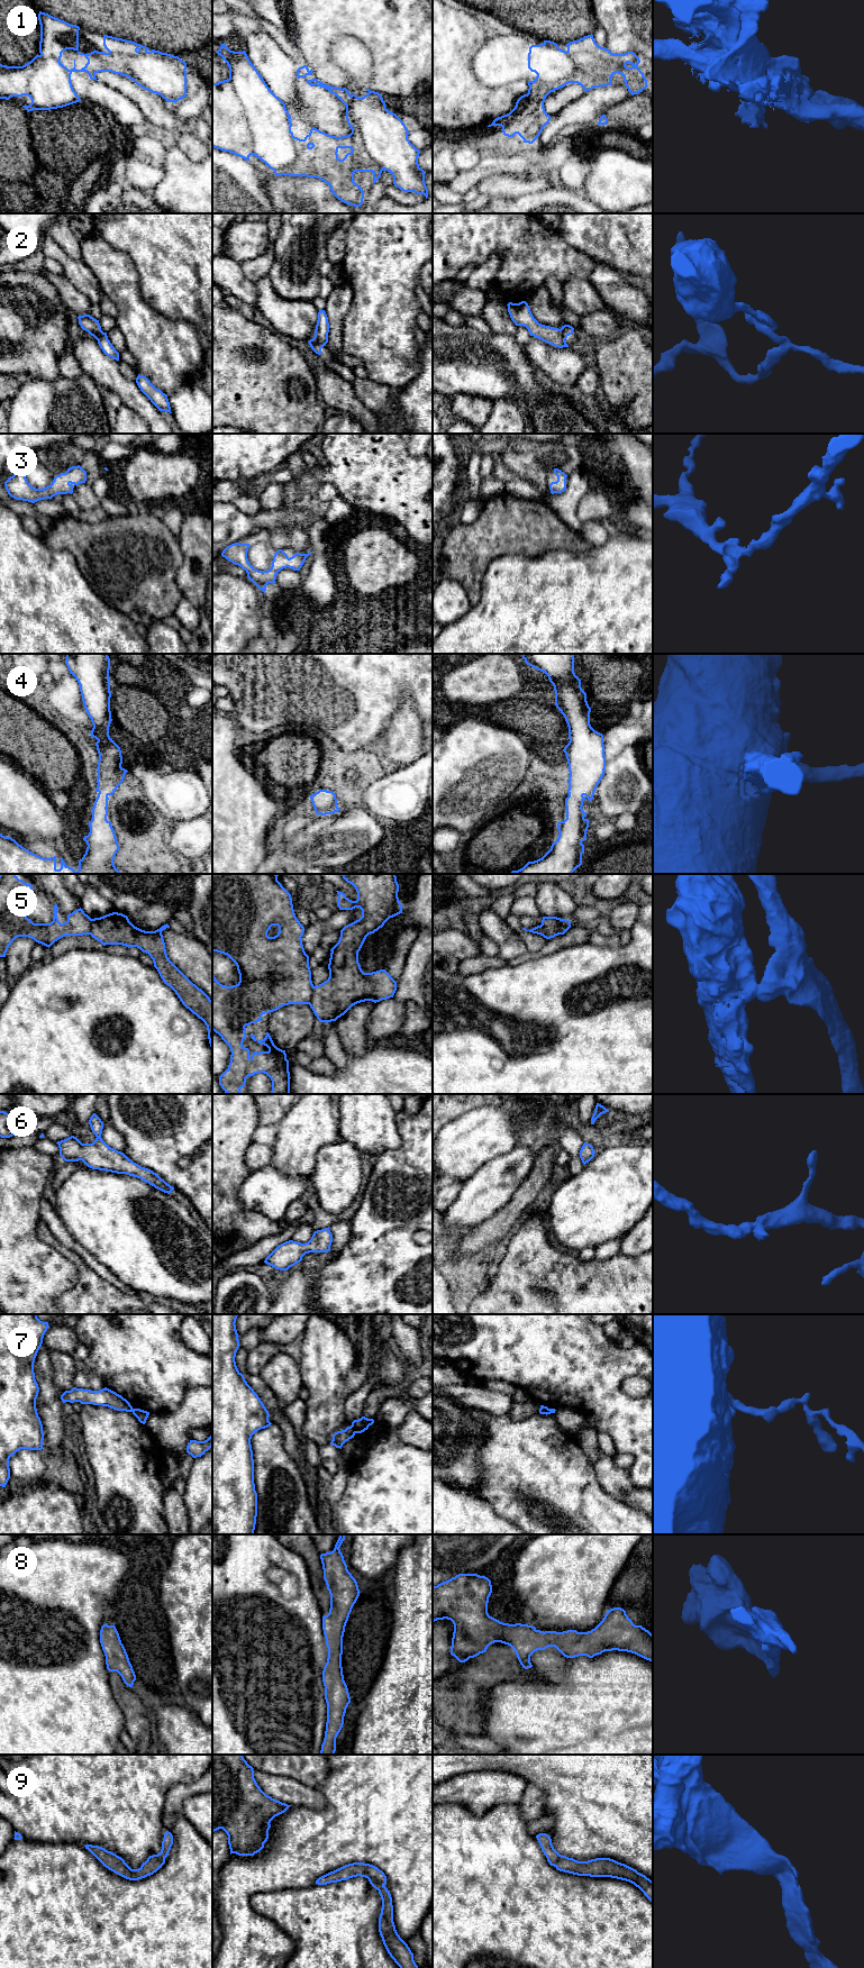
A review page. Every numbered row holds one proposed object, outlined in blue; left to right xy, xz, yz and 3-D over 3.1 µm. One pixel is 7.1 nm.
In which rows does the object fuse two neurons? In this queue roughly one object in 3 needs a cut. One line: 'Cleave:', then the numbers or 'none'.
Cleave: 1, 2, 5, 7

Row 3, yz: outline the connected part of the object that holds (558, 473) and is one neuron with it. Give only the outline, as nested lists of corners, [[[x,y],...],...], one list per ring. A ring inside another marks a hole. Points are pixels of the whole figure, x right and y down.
[[[554,468],[554,474],[557,476],[556,482],[549,484],[551,493],[562,493],[566,489],[566,477],[567,475],[558,468]]]

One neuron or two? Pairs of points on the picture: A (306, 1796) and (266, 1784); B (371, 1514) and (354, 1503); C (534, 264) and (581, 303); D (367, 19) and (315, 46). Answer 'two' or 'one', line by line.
A: one
B: one
C: two
D: one

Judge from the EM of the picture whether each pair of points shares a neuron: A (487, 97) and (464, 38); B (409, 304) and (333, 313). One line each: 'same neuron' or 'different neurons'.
A: same neuron
B: different neurons

